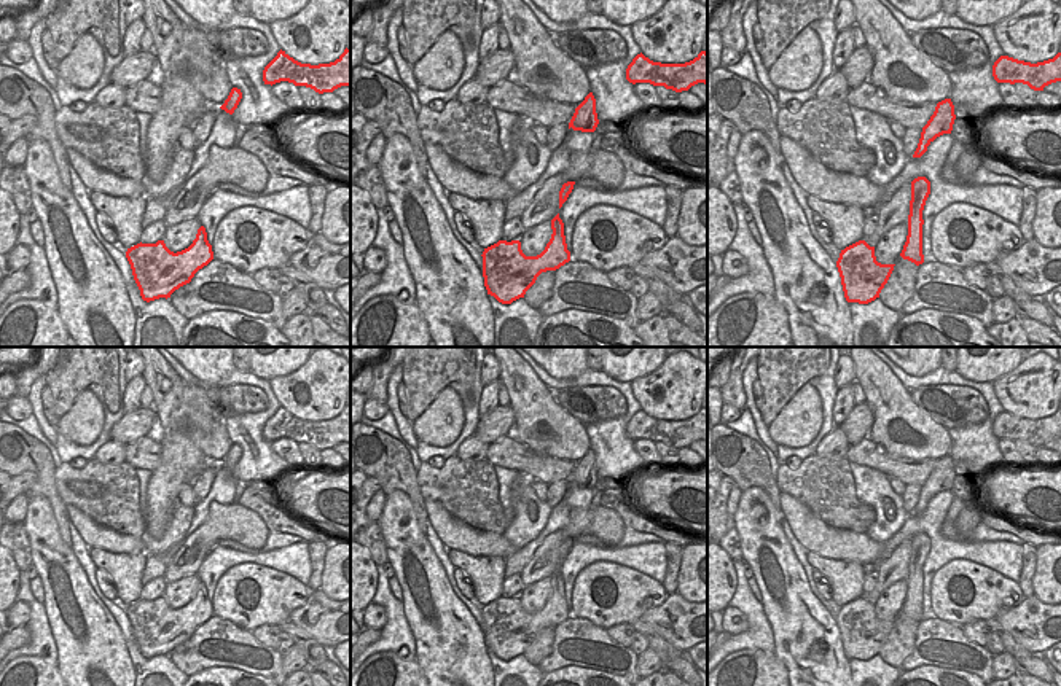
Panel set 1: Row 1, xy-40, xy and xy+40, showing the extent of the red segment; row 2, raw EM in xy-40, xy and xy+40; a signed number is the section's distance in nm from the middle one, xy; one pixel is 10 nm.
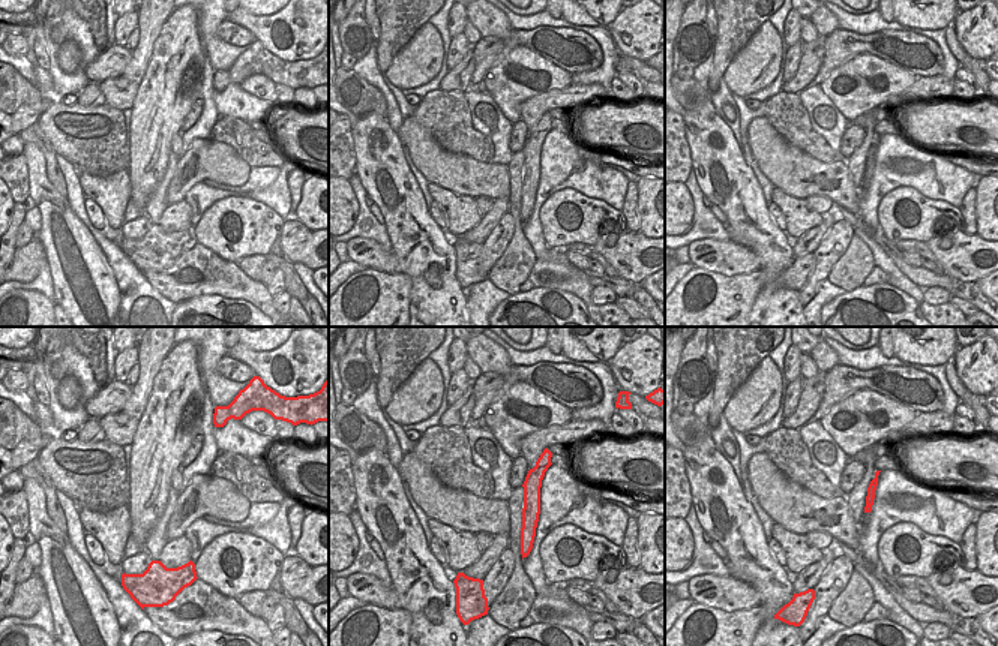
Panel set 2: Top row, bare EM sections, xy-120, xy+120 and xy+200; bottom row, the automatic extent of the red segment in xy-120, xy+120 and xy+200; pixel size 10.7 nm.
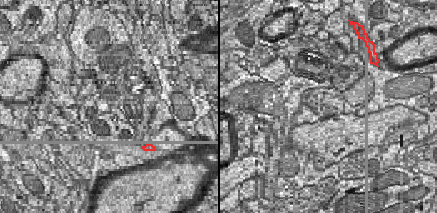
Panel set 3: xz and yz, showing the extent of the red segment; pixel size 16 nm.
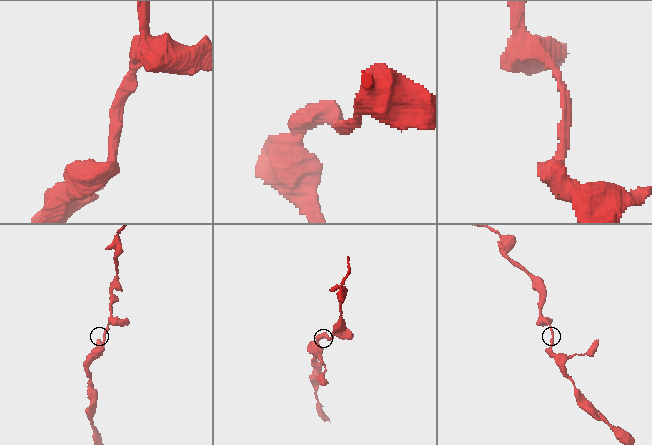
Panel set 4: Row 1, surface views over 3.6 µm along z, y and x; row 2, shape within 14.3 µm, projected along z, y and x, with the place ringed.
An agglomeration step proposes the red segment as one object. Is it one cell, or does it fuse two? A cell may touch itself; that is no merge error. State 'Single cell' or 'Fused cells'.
Single cell

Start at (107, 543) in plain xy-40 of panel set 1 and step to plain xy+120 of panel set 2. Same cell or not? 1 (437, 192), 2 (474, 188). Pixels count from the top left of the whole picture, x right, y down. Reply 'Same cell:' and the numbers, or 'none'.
Same cell: 2

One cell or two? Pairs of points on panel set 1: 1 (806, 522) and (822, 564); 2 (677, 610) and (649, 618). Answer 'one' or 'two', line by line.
1: two
2: one

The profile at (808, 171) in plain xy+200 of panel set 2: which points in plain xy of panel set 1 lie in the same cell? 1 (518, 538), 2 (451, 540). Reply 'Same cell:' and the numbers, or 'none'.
Same cell: 2

